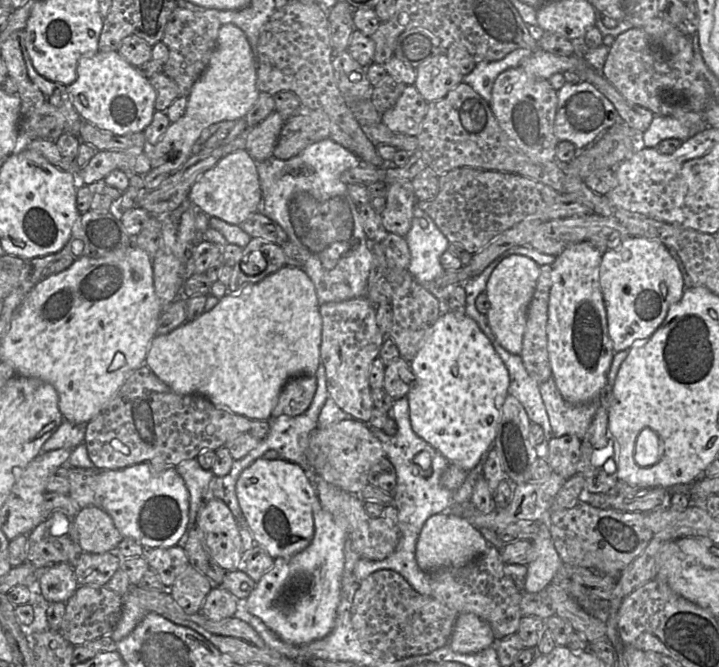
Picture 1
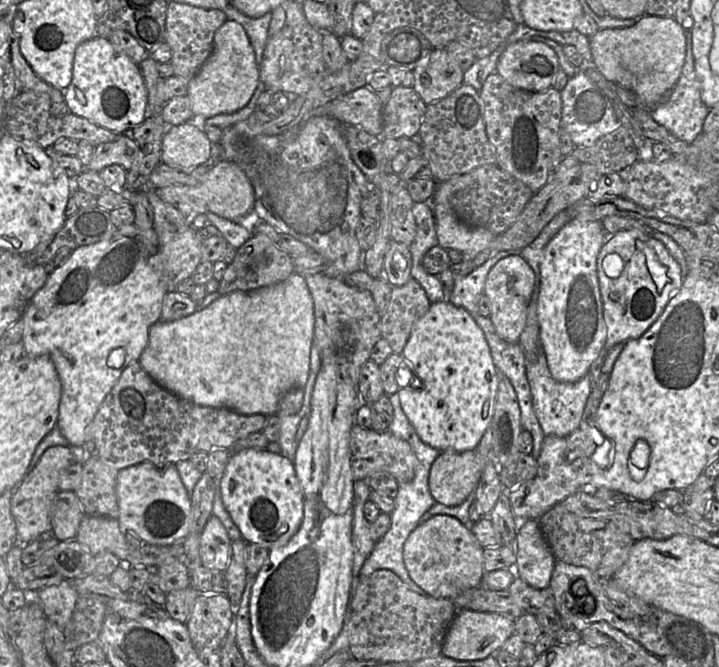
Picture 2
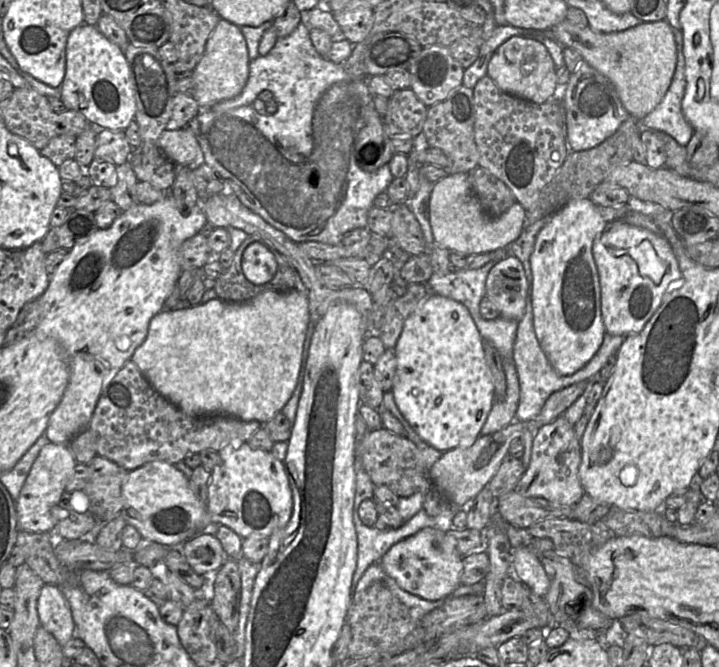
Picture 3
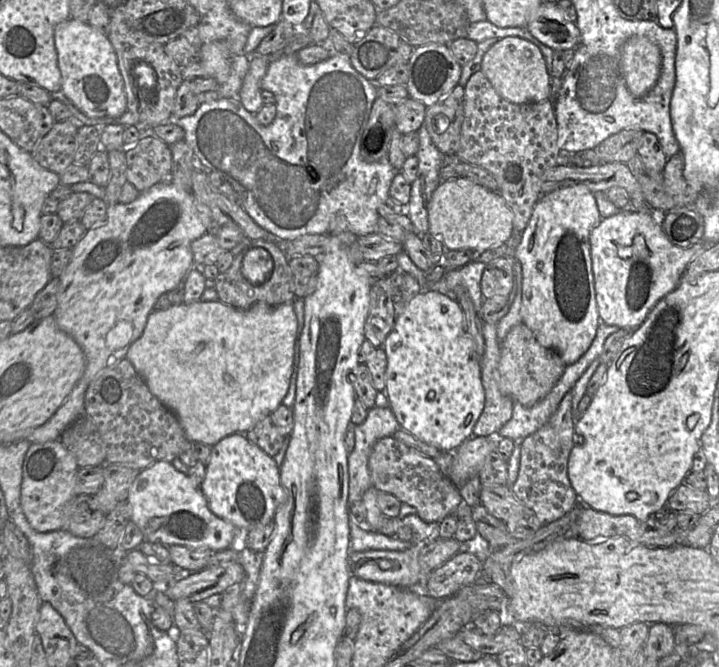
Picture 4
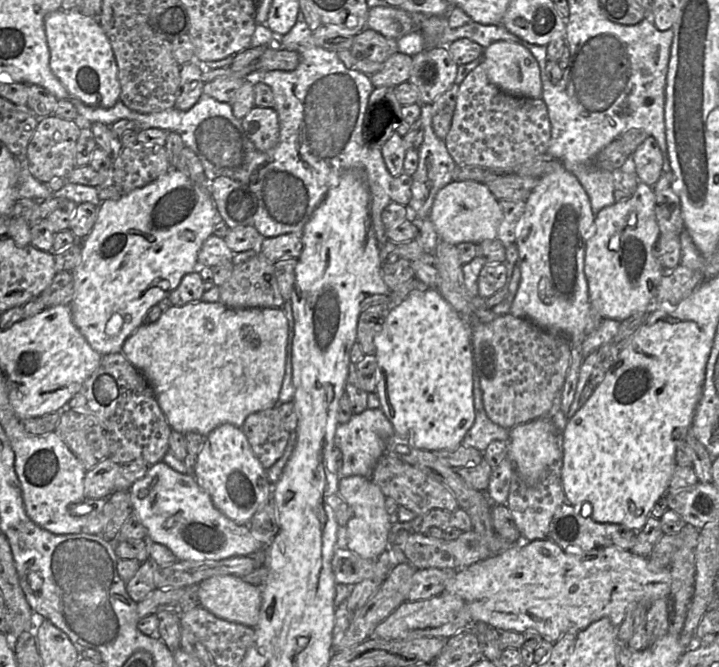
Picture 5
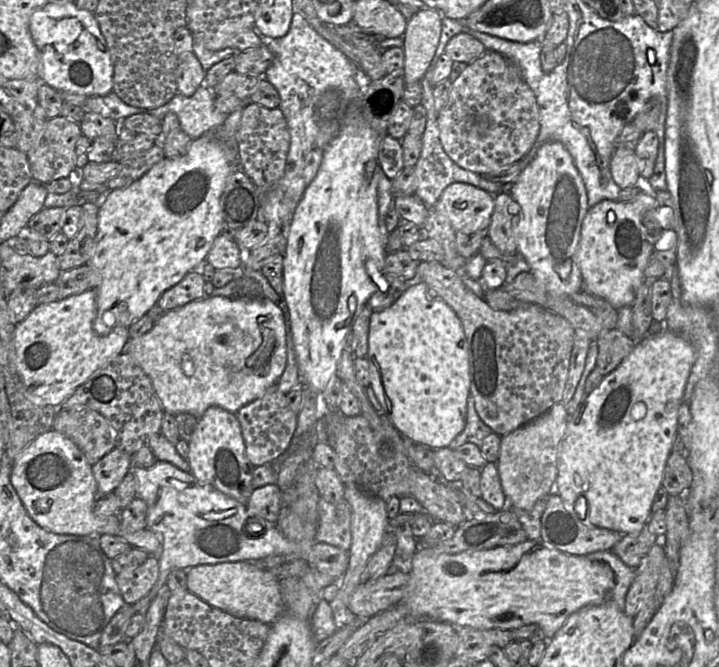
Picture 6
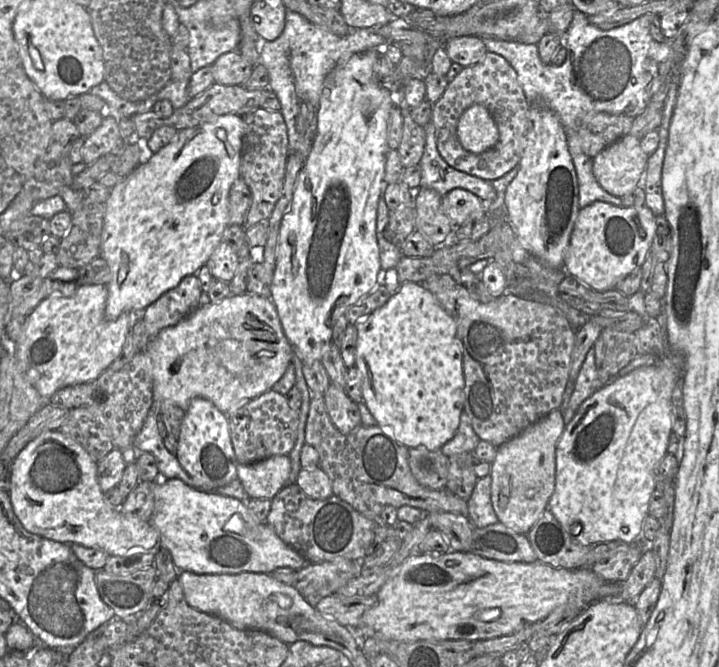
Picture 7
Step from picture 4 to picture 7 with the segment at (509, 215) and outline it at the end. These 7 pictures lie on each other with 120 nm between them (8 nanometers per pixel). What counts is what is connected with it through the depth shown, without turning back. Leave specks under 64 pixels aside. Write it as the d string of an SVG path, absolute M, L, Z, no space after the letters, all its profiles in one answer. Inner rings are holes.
M455 188L443 196L442 208L452 222L453 230L455 226L463 224L472 213L486 210L486 202L468 190Z

